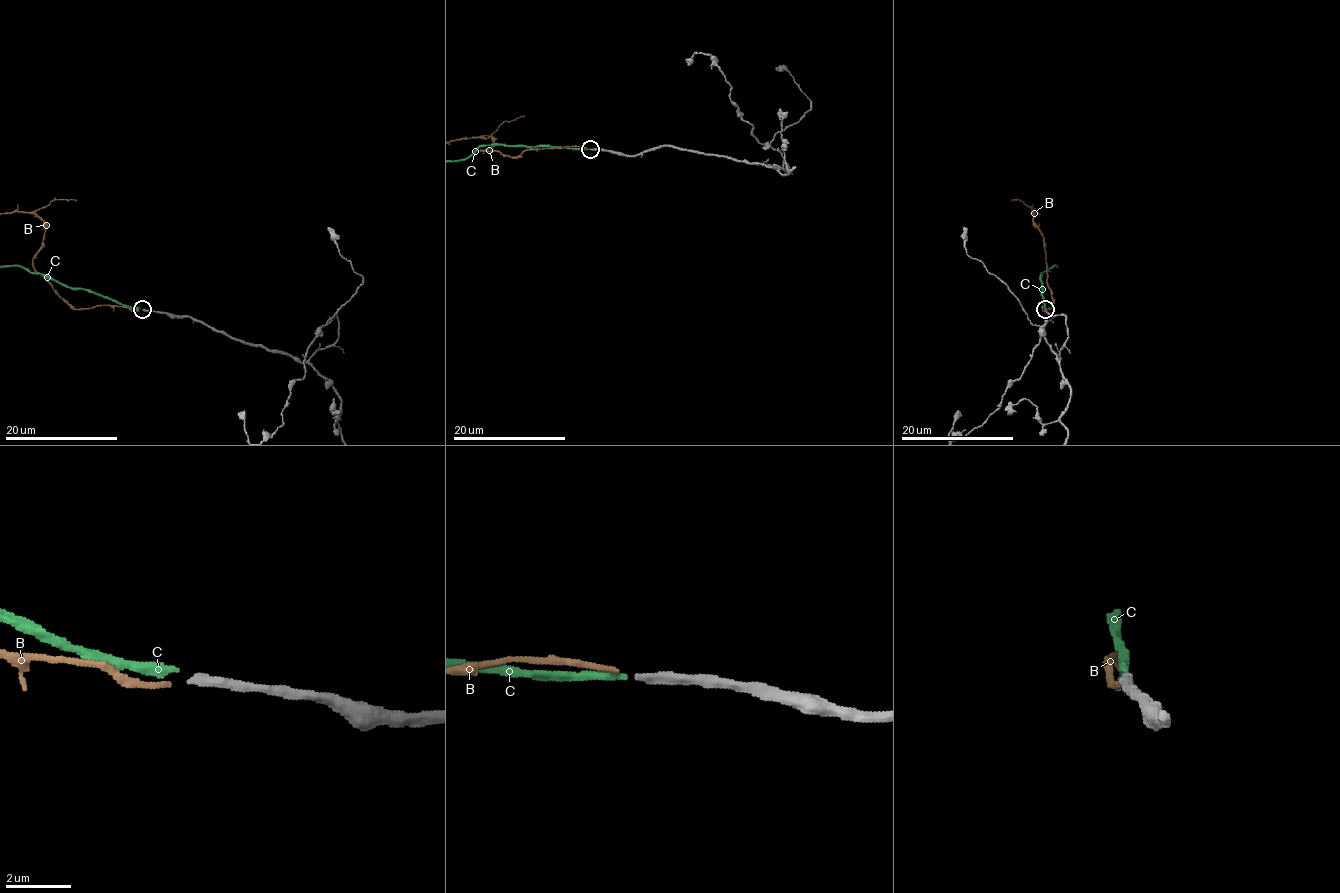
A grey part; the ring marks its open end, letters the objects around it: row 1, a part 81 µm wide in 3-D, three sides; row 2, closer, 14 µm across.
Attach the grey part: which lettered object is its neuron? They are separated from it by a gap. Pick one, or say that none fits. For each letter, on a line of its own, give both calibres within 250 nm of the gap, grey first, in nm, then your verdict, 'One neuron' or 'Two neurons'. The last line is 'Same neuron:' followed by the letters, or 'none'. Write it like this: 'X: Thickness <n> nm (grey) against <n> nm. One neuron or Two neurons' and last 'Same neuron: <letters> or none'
B: Thickness 280 nm (grey) against 150 nm. Two neurons
C: Thickness 280 nm (grey) against 240 nm. One neuron
Same neuron: C

